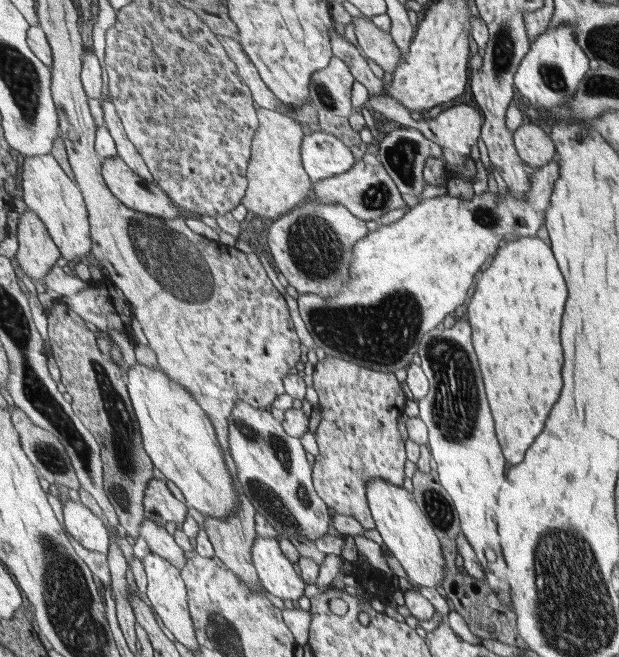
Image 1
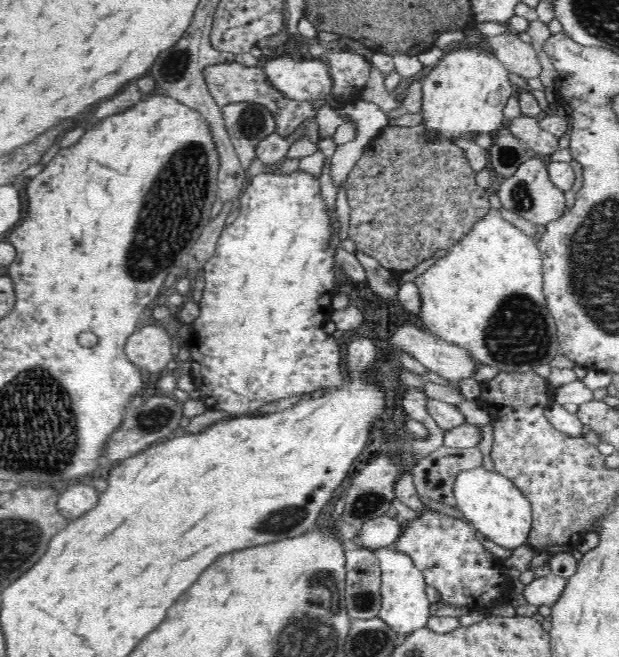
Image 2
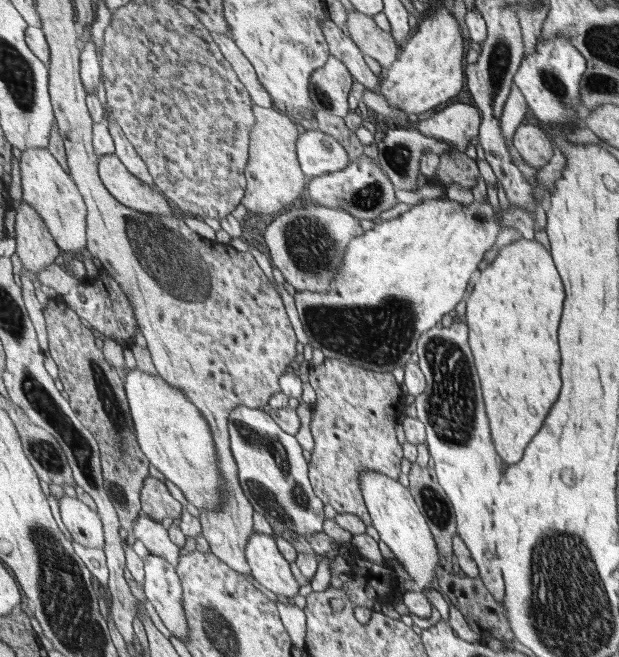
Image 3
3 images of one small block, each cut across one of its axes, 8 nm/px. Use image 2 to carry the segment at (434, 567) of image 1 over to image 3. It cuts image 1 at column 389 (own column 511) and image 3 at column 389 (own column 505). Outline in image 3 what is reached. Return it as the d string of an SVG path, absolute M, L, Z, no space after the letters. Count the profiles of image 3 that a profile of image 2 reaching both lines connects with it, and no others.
M363 471L362 490L373 520L373 527L378 531L380 540L394 552L397 560L413 580L423 583L423 586L430 586L433 577L438 577L436 570L439 565L439 548L433 530L423 516L410 487L403 486L397 479L381 471Z

